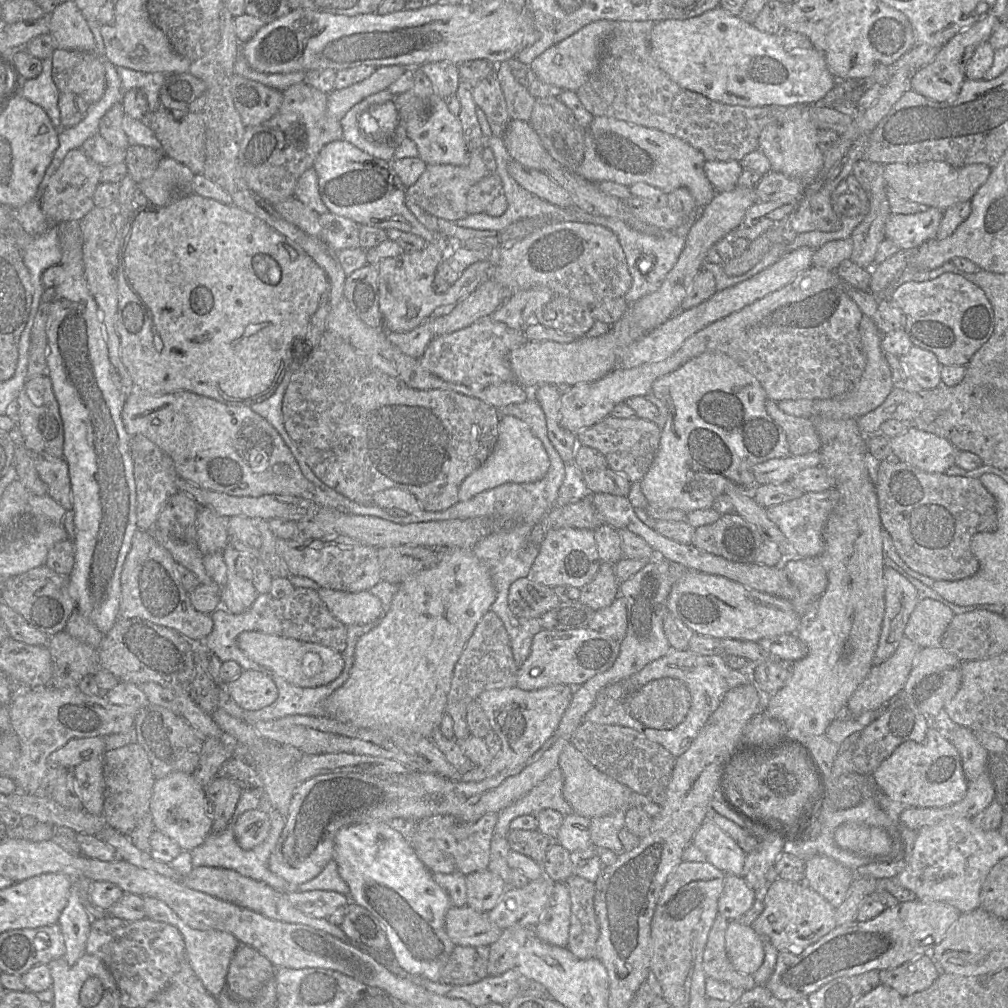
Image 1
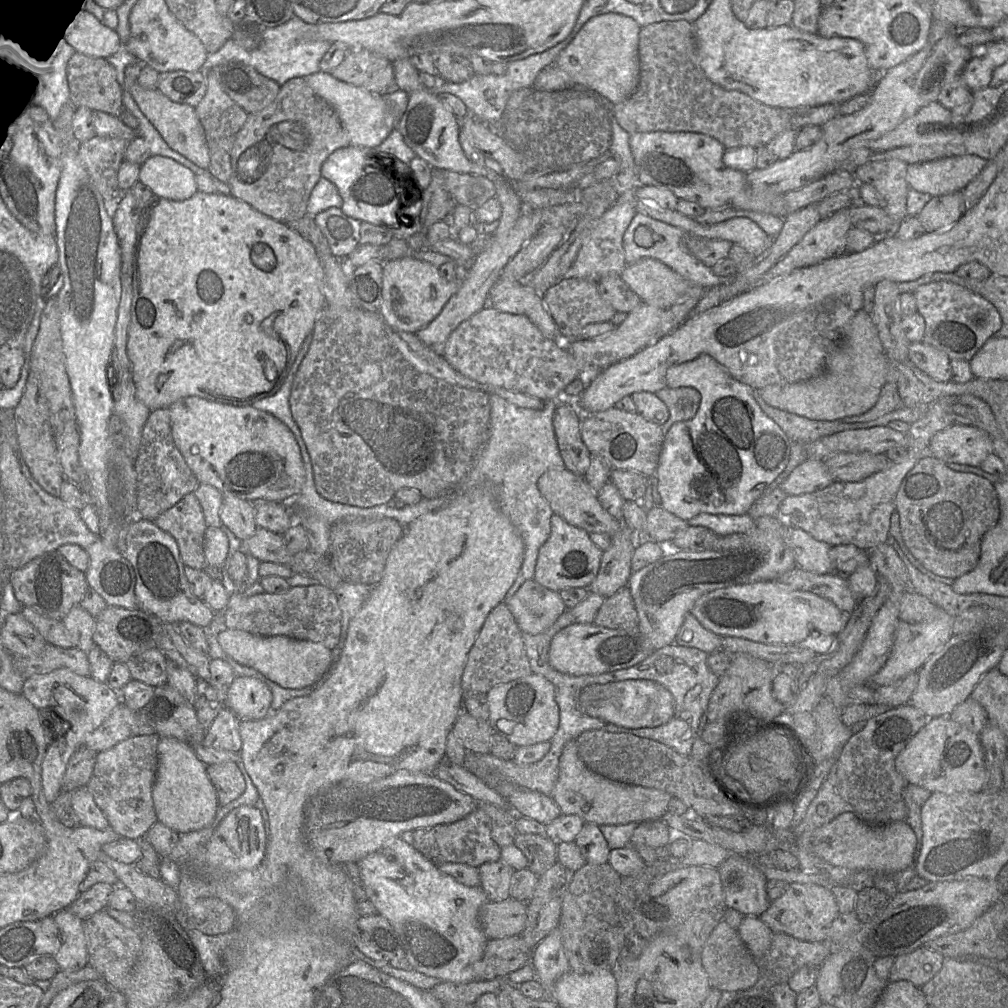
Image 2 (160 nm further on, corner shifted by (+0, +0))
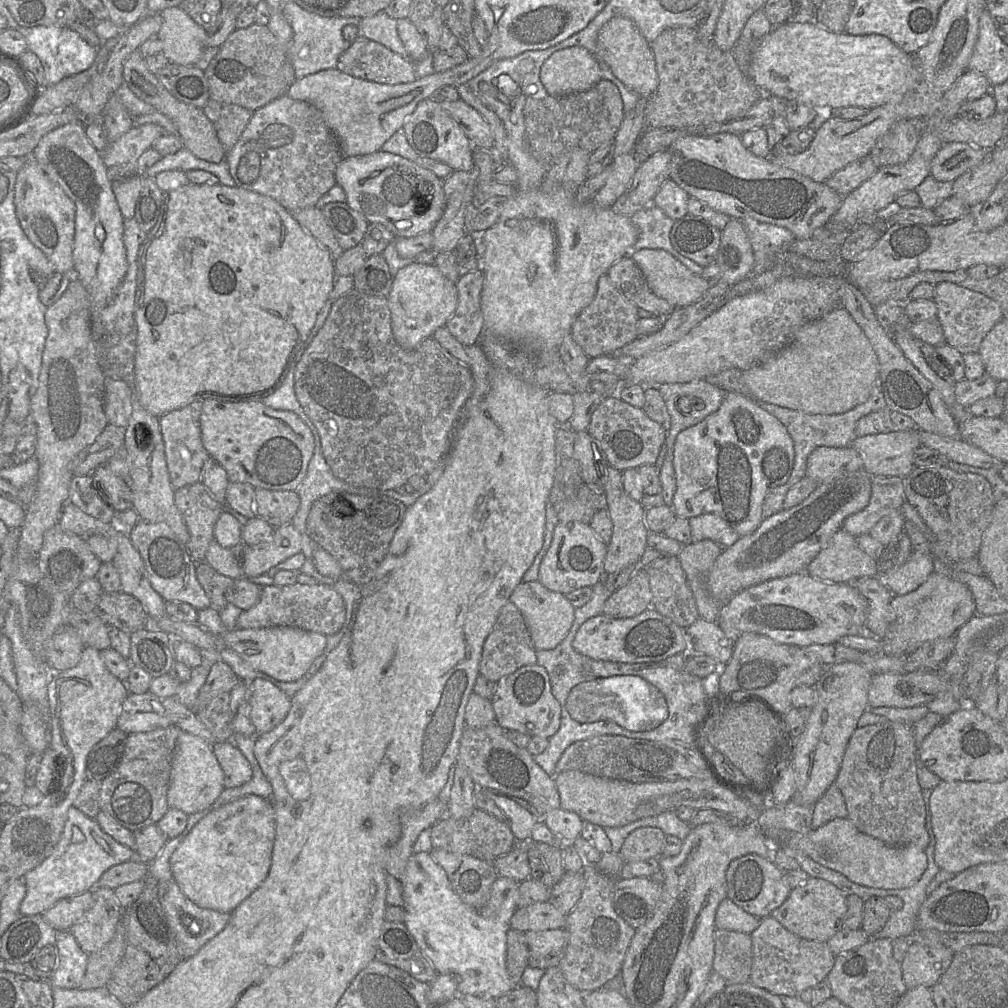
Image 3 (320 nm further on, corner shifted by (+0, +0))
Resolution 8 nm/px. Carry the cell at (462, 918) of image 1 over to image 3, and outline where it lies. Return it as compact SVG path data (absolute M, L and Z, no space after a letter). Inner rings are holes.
M536 902L517 907L510 918L510 928L527 932L564 928L566 916L550 902Z

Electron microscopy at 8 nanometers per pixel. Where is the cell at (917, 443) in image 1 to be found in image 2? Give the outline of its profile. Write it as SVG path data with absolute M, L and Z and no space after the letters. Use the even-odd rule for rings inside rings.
M955 423L950 427L937 432L929 441L927 453L946 464L957 463L980 467L983 460L993 453L990 436L974 425Z

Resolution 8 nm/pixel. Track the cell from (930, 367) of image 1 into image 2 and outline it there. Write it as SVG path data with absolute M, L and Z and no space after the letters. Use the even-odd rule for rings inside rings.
M924 342L909 347L910 361L932 379L951 381L951 359L946 353Z

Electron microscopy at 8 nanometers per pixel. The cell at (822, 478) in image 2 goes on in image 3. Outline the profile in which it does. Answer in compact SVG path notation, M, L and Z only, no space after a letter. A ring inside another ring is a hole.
M817 447L808 456L806 477L820 484L859 469L862 459L853 447Z

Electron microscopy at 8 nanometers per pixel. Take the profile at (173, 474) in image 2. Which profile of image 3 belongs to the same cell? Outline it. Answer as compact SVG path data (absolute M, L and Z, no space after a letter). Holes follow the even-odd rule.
M197 400L159 418L160 431L164 442L165 460L170 483L174 490L200 482L204 462L209 457L201 439L200 415L202 404L203 400Z

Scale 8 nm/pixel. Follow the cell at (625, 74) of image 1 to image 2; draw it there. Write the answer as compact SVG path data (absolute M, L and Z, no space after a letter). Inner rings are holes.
M665 20L643 26L639 32L639 83L625 100L606 104L610 116L630 134L638 132L698 132L709 135L723 144L725 149L767 145L776 135L794 128L787 109L767 106L738 90L727 90L710 81L698 65L696 39L692 22Z

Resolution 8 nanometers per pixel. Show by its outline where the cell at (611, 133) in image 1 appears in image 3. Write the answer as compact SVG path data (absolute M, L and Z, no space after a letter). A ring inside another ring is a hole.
M719 132L709 136L701 135L685 135L676 139L669 147L668 151L671 156L670 160L670 170L668 179L675 182L679 187L681 187L689 196L697 198L698 200L706 203L712 209L724 213L732 218L753 218L759 222L771 223L778 226L787 228L792 232L795 239L807 239L812 237L815 230L822 228L829 221L831 216L840 207L843 201L843 195L837 193L832 188L830 188L825 182L817 182L811 178L801 175L794 170L777 165L773 163L769 158L761 158L754 155L749 149L747 149L741 141L740 135L733 133Z

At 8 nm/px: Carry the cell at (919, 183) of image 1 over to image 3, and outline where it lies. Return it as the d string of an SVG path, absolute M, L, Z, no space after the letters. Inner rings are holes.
M964 142L944 144L932 161L930 176L938 181L954 182L962 174L982 163L986 151Z

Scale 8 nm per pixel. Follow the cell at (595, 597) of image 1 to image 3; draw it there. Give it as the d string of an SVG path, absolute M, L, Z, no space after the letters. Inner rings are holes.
M609 466L604 476L605 509L613 524L613 532L607 543L607 552L604 559L605 575L612 574L623 567L639 564L647 546L647 537L650 533L644 521L644 507L635 501L624 490L622 472Z

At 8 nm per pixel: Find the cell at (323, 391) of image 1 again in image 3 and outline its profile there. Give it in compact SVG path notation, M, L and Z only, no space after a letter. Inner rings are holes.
M352 289L334 301L323 326L300 356L295 366L294 390L303 412L317 430L323 457L332 473L349 484L377 491L386 491L395 490L408 483L408 479L412 476L426 477L435 469L439 461L445 457L449 448L450 432L474 390L474 379L470 369L450 355L433 338L425 339L414 350L401 348L392 333L388 299L364 295Z

